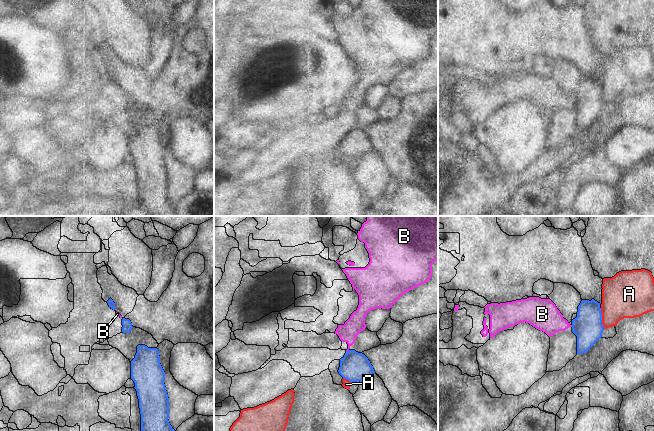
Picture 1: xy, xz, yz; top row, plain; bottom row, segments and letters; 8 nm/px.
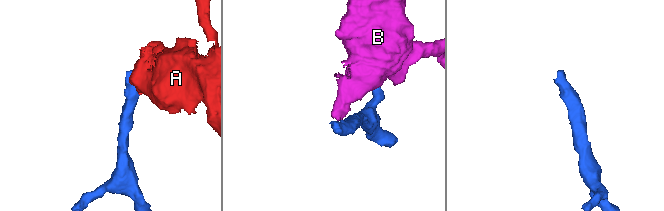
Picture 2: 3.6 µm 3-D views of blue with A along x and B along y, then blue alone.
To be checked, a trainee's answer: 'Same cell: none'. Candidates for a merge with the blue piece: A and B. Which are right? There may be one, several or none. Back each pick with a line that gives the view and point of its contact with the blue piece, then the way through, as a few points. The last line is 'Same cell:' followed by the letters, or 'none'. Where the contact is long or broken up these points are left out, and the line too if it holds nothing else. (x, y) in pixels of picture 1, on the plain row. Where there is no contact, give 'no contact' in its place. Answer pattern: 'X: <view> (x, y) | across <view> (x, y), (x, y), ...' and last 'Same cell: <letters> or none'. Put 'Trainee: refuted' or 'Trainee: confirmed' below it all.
Same cell: none
Trainee: confirmed

